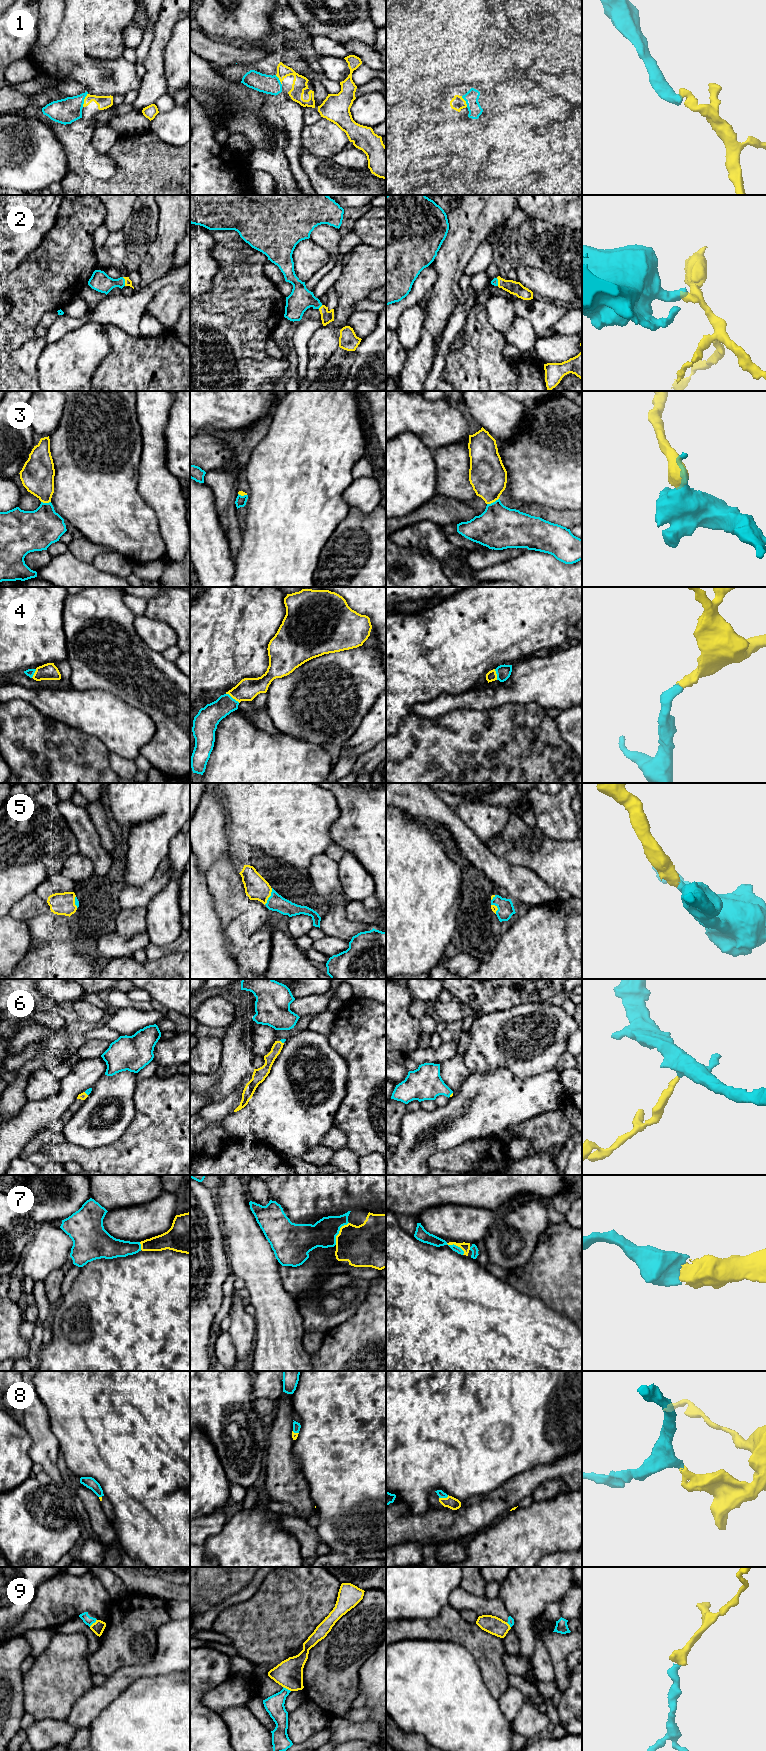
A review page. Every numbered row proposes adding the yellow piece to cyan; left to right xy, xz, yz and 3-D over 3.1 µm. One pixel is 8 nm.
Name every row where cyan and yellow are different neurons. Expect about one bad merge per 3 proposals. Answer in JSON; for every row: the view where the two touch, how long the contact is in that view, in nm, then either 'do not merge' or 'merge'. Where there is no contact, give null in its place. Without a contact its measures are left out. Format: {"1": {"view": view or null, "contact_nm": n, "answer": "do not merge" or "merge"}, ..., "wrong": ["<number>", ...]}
{"1": {"view": "xy", "contact_nm": 120, "answer": "merge"}, "2": {"view": "xy", "contact_nm": 80, "answer": "merge"}, "3": {"view": "yz", "contact_nm": 110, "answer": "merge"}, "4": {"view": "xz", "contact_nm": 130, "answer": "merge"}, "5": {"view": "xz", "contact_nm": 150, "answer": "merge"}, "6": {"view": "yz", "contact_nm": 50, "answer": "merge"}, "7": {"view": "xz", "contact_nm": 220, "answer": "merge"}, "8": {"view": "yz", "contact_nm": 80, "answer": "merge"}, "9": {"view": "xy", "contact_nm": 90, "answer": "do not merge"}, "wrong": ["9"]}

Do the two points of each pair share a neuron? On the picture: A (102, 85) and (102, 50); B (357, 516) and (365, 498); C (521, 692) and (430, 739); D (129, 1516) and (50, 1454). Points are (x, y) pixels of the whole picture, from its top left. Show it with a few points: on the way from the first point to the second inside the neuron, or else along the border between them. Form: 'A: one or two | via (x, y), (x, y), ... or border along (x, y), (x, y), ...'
A: two | border along (121, 57), (113, 59), (83, 58), (79, 63)
B: two | border along (351, 507), (365, 513), (375, 508)
C: two | border along (511, 703), (483, 710), (464, 709)
D: two | border along (50, 1428), (58, 1442), (59, 1450)

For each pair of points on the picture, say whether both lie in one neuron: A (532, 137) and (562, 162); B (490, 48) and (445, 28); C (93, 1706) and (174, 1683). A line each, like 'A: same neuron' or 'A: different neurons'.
A: different neurons
B: different neurons
C: different neurons

